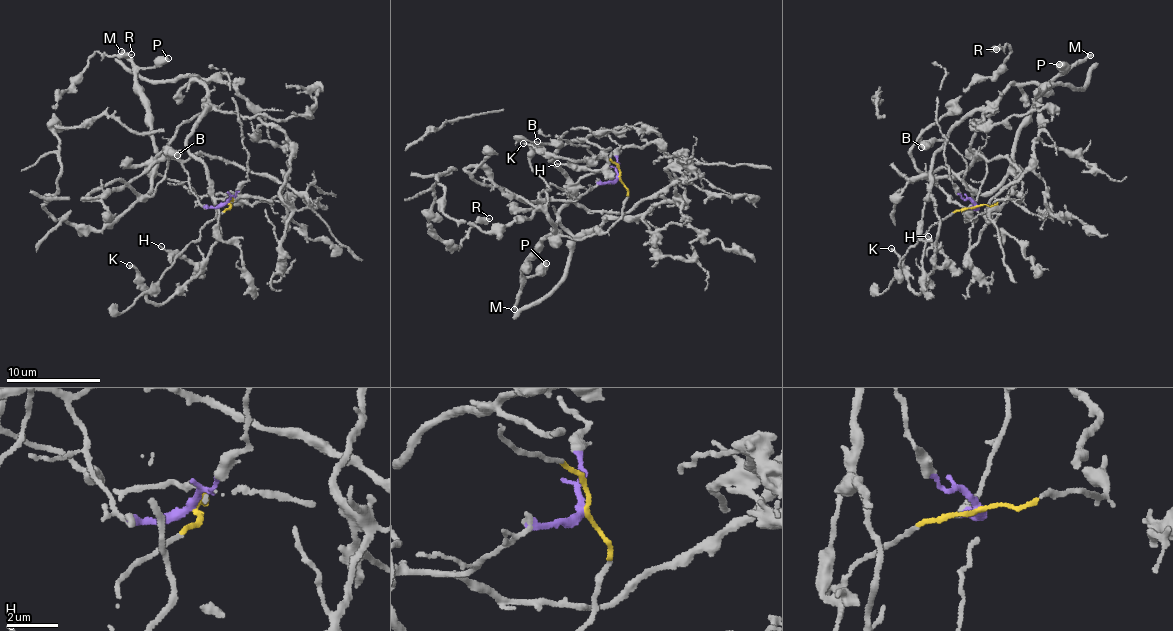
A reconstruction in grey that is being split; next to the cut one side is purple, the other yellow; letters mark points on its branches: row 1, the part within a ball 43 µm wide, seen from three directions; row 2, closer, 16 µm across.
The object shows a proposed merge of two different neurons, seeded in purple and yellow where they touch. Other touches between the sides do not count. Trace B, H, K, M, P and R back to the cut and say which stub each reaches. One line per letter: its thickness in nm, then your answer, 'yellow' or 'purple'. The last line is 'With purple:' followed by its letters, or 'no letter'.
B: 700 nm | yellow
H: 150 nm | purple
K: 180 nm | purple
M: 280 nm | yellow
P: 600 nm | yellow
R: 420 nm | yellow
With purple: H, K

